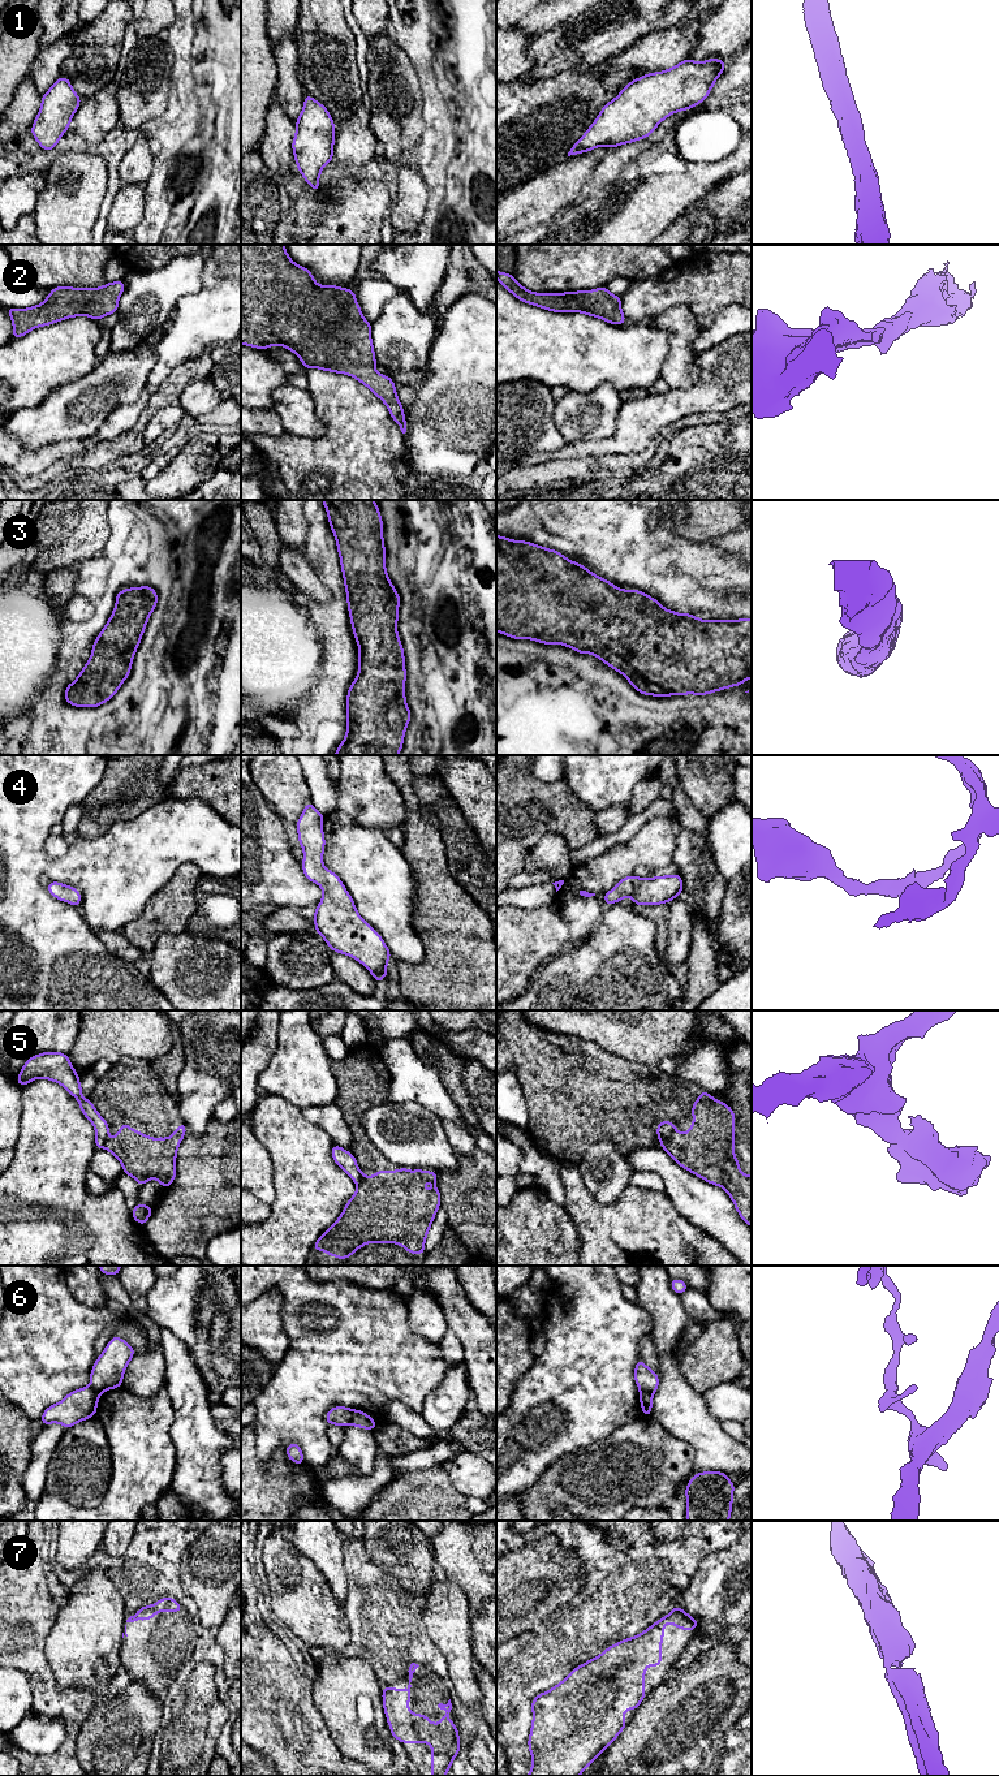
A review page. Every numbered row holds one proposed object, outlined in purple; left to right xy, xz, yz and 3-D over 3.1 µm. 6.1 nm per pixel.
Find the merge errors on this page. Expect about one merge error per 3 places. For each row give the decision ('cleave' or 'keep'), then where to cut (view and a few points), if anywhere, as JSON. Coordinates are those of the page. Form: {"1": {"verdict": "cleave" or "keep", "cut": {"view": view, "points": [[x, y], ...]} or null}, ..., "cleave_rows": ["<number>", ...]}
{"1": {"verdict": "keep", "cut": null}, "2": {"verdict": "keep", "cut": null}, "3": {"verdict": "keep", "cut": null}, "4": {"verdict": "keep", "cut": null}, "5": {"verdict": "cleave", "cut": {"view": "yz", "points": [[675, 1126], [666, 1137], [658, 1136]]}}, "6": {"verdict": "cleave", "cut": {"view": "xz", "points": [[353, 1409], [348, 1423]]}}, "7": {"verdict": "keep", "cut": null}, "cleave_rows": ["5", "6"]}

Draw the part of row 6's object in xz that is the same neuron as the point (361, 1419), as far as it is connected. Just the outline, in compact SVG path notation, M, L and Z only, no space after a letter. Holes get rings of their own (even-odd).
M353 1409L353 1414L350 1418L352 1426L365 1428L365 1430L371 1430L374 1431L376 1428L376 1421L369 1417L365 1411L356 1410Z

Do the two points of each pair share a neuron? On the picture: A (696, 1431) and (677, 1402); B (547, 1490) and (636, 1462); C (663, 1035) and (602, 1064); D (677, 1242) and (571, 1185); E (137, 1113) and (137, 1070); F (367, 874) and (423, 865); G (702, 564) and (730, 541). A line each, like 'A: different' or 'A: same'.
A: same
B: same
C: different
D: same
E: same
F: different
G: different

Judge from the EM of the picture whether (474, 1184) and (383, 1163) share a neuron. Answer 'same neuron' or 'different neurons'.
different neurons

